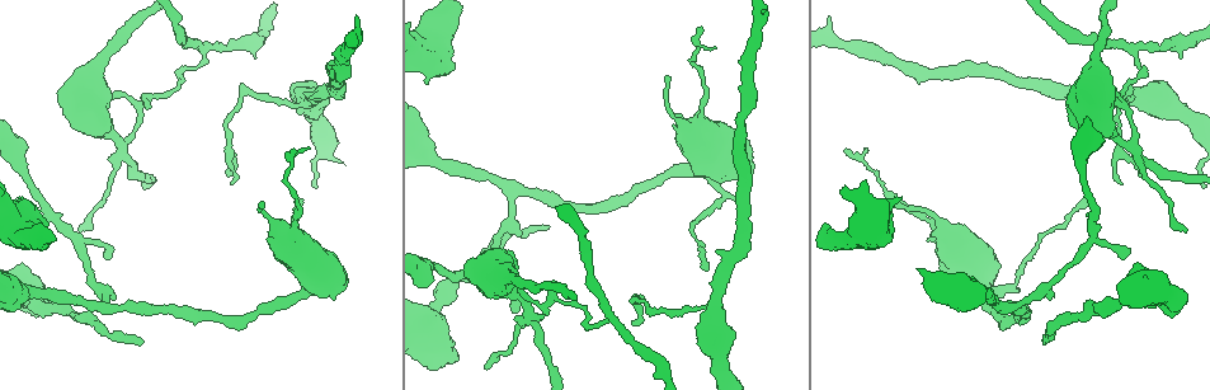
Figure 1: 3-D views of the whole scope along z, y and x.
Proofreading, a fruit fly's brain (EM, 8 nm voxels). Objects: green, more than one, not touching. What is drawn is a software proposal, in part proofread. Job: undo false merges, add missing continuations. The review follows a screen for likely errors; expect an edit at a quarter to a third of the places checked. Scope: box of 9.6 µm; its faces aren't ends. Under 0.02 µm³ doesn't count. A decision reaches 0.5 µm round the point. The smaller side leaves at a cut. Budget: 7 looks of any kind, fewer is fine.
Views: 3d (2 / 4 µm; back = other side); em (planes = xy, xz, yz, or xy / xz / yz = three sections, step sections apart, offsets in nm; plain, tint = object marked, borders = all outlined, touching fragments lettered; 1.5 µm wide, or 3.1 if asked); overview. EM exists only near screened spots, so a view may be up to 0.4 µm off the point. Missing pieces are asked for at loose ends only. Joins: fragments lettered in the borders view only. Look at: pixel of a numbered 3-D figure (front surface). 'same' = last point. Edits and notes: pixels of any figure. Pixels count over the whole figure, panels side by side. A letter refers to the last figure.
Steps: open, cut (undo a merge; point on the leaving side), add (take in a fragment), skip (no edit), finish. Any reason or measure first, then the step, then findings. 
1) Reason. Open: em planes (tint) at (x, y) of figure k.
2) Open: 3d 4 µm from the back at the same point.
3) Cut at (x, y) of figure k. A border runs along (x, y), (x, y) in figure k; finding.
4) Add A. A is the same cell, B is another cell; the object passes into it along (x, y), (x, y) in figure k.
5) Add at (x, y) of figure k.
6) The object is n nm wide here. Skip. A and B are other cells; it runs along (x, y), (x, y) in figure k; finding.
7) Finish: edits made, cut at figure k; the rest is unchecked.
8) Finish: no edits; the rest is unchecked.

Calibre changes. Open: 3d 4 µm from the back at (607, 317) of figure 1.

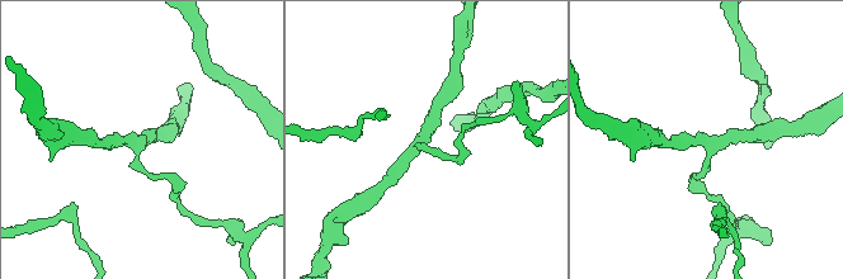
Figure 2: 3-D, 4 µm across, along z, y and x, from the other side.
3 arms meet here; need the tissue. Open: em xz step 4 (tint) at (712, 147) of figure 2.

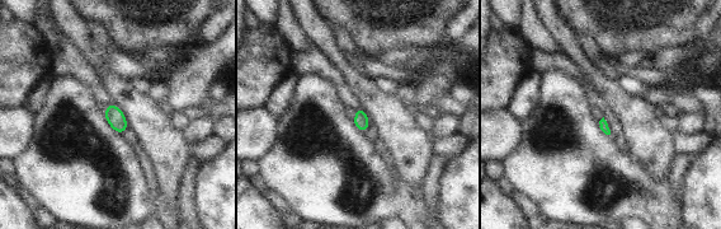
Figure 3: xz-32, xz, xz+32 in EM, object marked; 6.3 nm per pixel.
Another direction. Open: em planes (borders) at the same point.

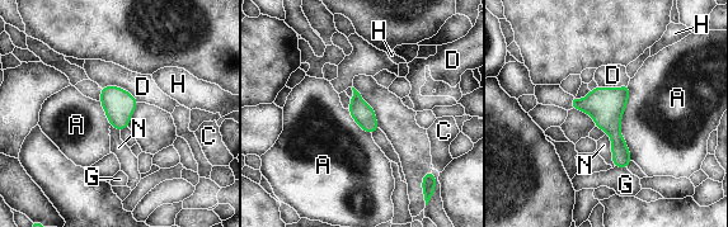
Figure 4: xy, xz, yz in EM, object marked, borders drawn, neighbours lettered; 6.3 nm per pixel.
The object is 140 nm wide here. Skip. A, C, D, G, H and N are other cells; a border runs along (628, 84), (620, 133), (633, 160) in figure 4; one cell here.

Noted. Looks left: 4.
A fork. Open: em xy step 8 (tint) at (122, 156) of figure 1.

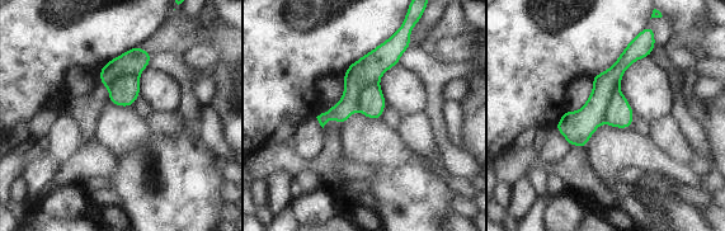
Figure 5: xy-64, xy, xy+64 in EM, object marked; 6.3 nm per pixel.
Open: em planes (borders) at the same point.

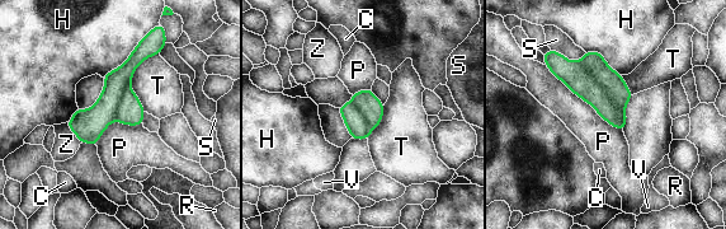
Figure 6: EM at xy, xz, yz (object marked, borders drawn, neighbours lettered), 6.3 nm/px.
Cut at (613, 82) of figure 6. C, H, P, R, S, T, V and Z are other cells; a border runs along (580, 60), (608, 96), (625, 107) in figure 6; two cells meet here.

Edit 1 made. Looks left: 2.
Finish: edits made, cut at figure 6; the rest is unchecked.

